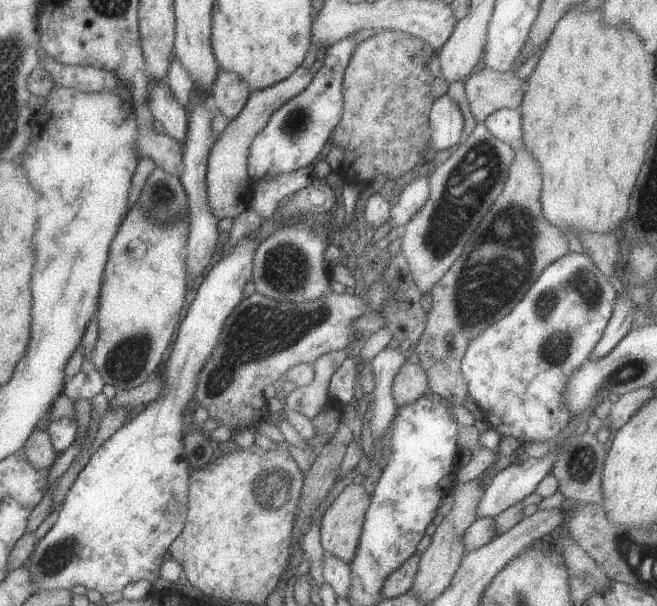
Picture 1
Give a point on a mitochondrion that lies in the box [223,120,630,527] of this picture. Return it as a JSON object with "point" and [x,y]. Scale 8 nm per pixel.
{"point":[498,262]}

